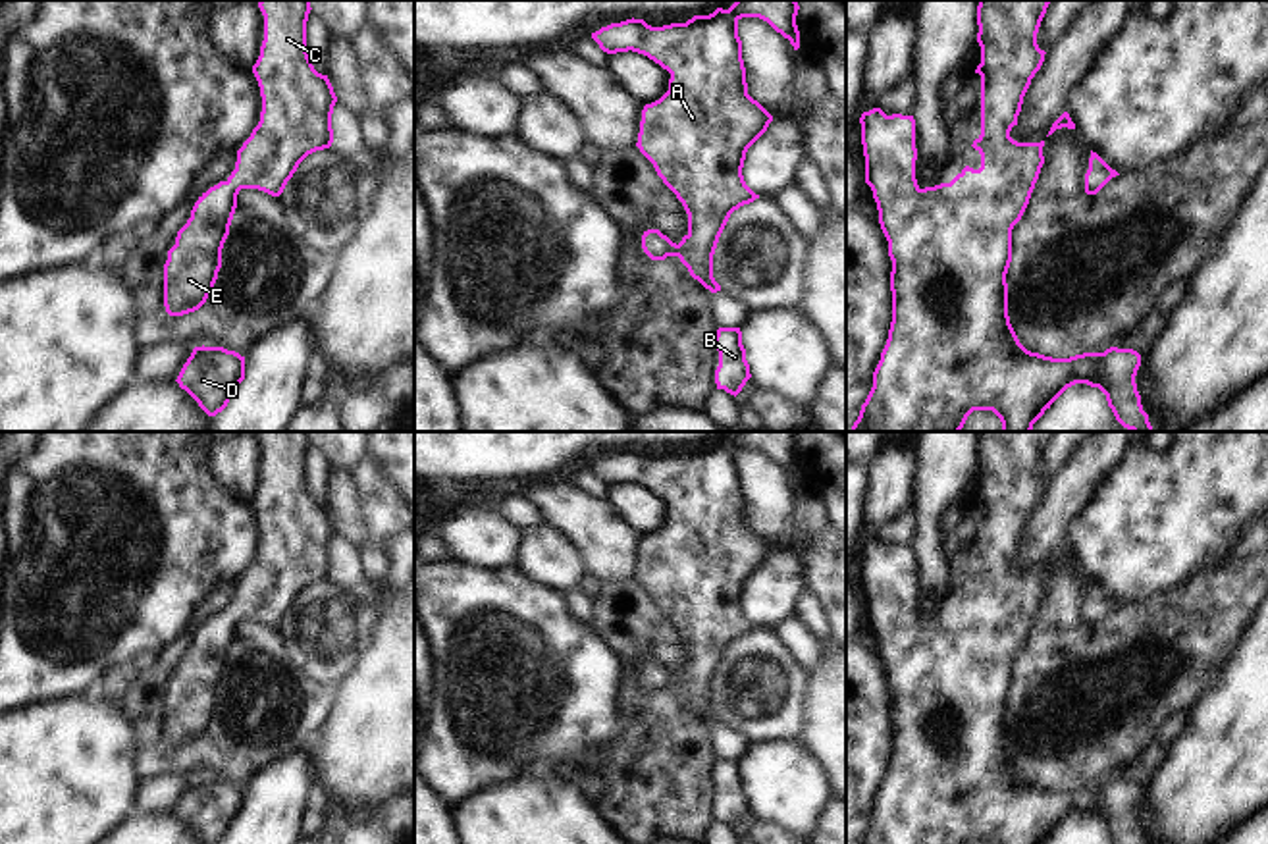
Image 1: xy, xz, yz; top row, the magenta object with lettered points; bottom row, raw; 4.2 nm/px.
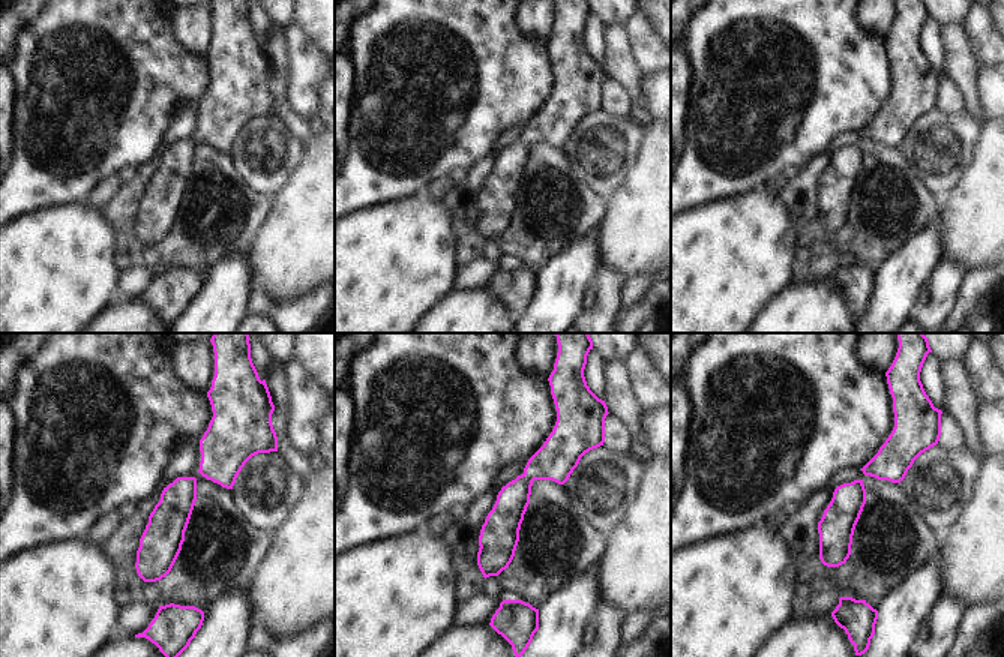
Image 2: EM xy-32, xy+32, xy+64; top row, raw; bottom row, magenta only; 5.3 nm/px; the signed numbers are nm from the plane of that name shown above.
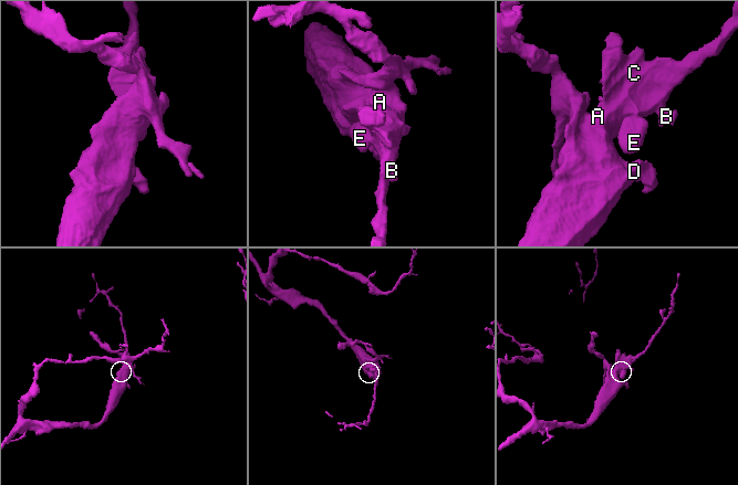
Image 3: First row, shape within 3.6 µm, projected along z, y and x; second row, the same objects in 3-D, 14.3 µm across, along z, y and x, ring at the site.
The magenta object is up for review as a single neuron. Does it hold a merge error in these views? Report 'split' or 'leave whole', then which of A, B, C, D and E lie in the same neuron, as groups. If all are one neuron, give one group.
leave whole | A B C D E

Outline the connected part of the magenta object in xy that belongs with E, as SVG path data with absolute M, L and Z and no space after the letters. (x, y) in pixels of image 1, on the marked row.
M260 0L258 8L264 40L252 73L262 96L260 121L237 150L231 175L198 197L168 251L164 306L170 316L198 310L214 291L239 191L279 197L299 164L333 143L337 96L306 52L310 0Z

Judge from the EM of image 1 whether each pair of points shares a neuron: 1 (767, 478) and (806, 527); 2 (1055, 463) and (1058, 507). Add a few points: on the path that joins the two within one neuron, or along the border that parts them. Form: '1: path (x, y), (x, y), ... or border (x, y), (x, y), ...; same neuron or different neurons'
1: border (796, 482), (796, 538), (791, 544); different neurons
2: border (1078, 451), (1045, 482); different neurons

